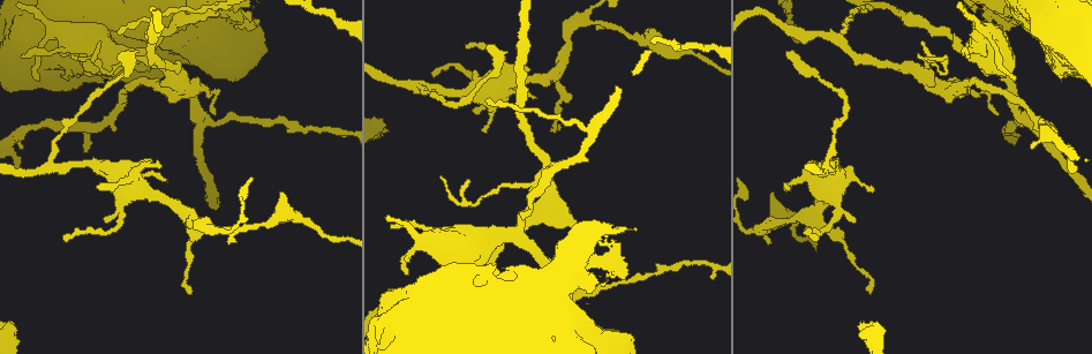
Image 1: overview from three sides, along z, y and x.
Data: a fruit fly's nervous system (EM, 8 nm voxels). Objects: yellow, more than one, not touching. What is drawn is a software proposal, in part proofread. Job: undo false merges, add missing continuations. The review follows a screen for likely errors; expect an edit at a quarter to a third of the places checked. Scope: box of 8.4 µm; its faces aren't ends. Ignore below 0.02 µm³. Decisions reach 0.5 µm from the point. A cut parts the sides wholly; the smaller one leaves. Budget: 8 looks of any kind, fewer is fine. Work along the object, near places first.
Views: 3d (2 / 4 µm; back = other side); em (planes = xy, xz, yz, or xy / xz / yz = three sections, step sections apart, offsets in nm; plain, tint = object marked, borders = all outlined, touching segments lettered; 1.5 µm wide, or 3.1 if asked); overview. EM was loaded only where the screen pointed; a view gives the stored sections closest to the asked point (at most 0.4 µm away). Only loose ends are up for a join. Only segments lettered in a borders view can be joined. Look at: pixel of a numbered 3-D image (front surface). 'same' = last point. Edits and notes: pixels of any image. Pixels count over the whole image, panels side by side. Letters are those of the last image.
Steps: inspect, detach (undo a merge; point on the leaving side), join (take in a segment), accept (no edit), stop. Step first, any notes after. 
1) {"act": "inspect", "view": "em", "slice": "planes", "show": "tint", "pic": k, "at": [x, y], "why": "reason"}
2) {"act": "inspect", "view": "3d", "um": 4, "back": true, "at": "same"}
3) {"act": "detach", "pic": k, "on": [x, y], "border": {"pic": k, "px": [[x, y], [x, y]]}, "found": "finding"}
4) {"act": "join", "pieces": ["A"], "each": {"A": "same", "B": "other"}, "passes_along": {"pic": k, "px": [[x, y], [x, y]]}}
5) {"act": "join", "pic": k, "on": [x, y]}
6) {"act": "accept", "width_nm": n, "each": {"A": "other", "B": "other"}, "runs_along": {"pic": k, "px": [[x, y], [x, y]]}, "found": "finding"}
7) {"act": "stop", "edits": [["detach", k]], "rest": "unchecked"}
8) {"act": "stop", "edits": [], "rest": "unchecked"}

{"act": "inspect", "view": "3d", "um": 2, "back": true, "pic": 1, "at": [176, 65]}

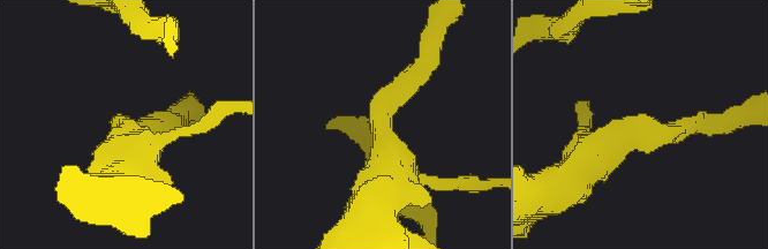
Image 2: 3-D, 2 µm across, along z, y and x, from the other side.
{"act": "inspect", "view": "em", "slice": "xy", "step": 8, "show": "tint", "pic": 2, "at": [664, 133], "arm_widths_nm": [180, 340], "why": "need the tissue"}

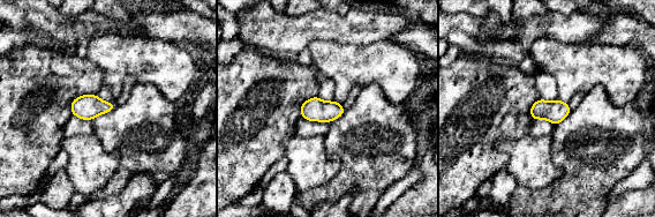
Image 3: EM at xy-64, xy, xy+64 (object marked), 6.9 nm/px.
{"act": "inspect", "view": "em", "slice": "xy", "step": 8, "show": "borders", "at": "same", "why": "see the neighbours"}

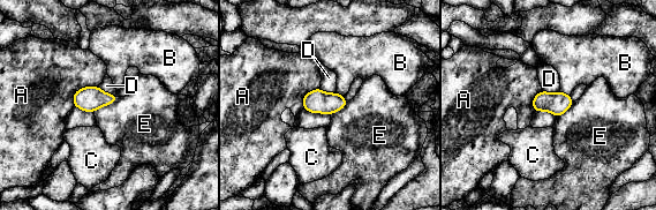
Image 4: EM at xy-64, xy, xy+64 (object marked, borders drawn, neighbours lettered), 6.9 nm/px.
{"act": "accept", "each": {"A": "other", "B": "other", "C": "other", "D": "other", "E": "other"}, "border": {"pic": 4, "px": [[98, 85], [105, 92], [115, 94]]}, "found": "one neuron here"}

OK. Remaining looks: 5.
{"act": "inspect", "view": "3d", "um": 4, "pic": 1, "at": [391, 225], "why": "free end"}

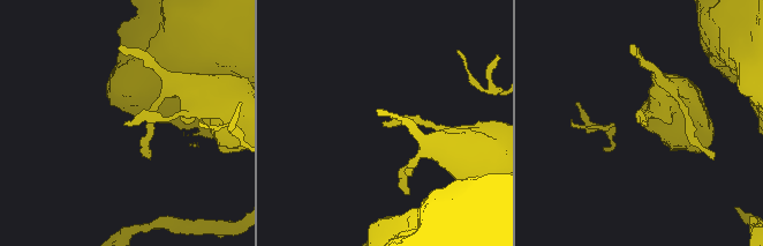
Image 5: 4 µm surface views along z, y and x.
{"act": "inspect", "view": "em", "slice": "xy", "step": 4, "show": "tint", "pic": 5, "at": [645, 124], "why": "now the EM"}

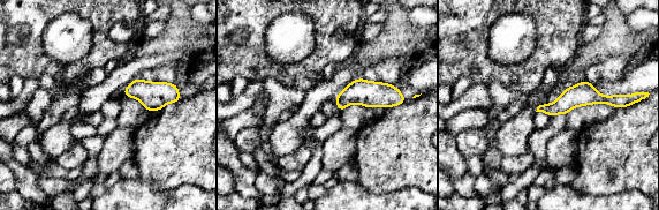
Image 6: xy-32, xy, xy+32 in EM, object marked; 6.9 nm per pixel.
{"act": "inspect", "view": "em", "slice": "planes", "show": "borders", "at": "same"}

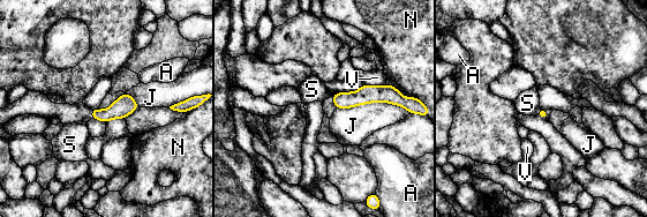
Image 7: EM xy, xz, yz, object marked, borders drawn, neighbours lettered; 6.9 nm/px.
{"act": "accept", "each": {"A": "other", "J": "other", "N": "other", "S": "other", "V": "other"}, "border": {"pic": 7, "px": [[336, 107], [389, 102], [409, 113]]}, "found": "none of them fits"}

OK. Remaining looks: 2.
{"act": "inspect", "view": "3d", "um": 4, "pic": 1, "at": [213, 230]}

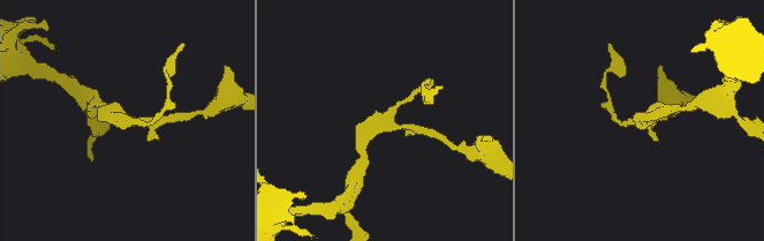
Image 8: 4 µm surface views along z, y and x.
{"act": "inspect", "view": "em", "slice": "xy", "step": 4, "show": "borders", "pic": 8, "at": [386, 121], "arms": 3, "why": "now the EM"}

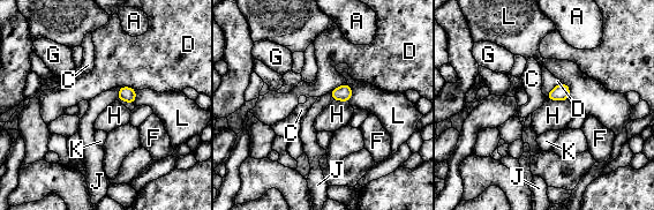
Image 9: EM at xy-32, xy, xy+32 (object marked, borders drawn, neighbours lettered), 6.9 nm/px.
{"act": "accept", "each": {"A": "other", "C": "other", "D": "other", "F": "other", "G": "other", "H": "other", "J": "other", "K": "other", "L": "other"}, "border": {"pic": 9, "px": [[549, 99], [568, 100]]}, "found": "all the same neuron"}

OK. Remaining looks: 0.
{"act": "stop", "edits": [], "rest": "unchecked"}

